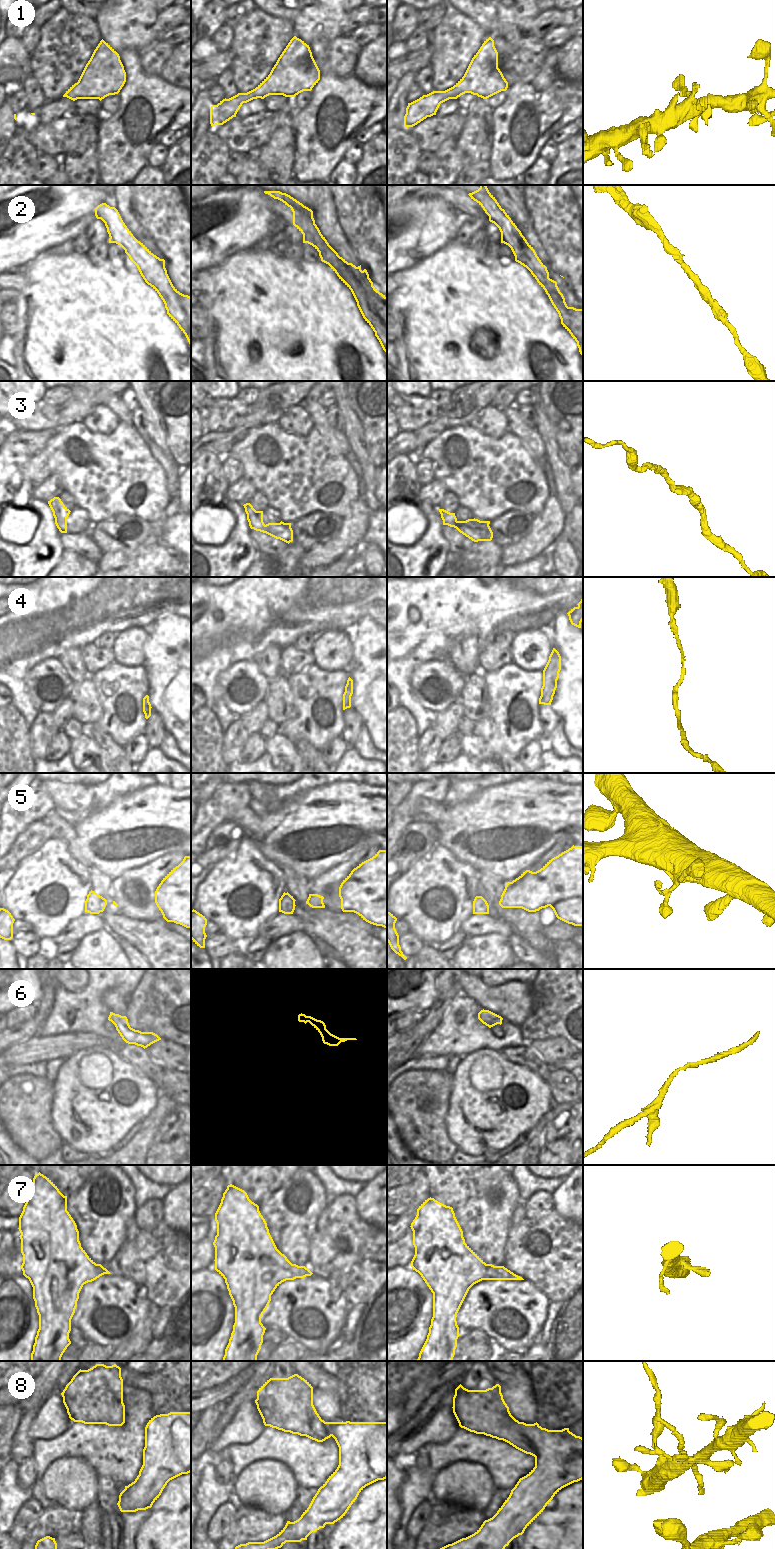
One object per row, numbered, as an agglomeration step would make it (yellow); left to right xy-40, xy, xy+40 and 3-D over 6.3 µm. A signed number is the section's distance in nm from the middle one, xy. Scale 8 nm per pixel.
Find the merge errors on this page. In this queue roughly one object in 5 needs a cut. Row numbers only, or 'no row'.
8

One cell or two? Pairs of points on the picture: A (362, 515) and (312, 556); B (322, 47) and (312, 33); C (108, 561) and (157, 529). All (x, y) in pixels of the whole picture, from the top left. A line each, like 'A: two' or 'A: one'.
A: one
B: two
C: one

